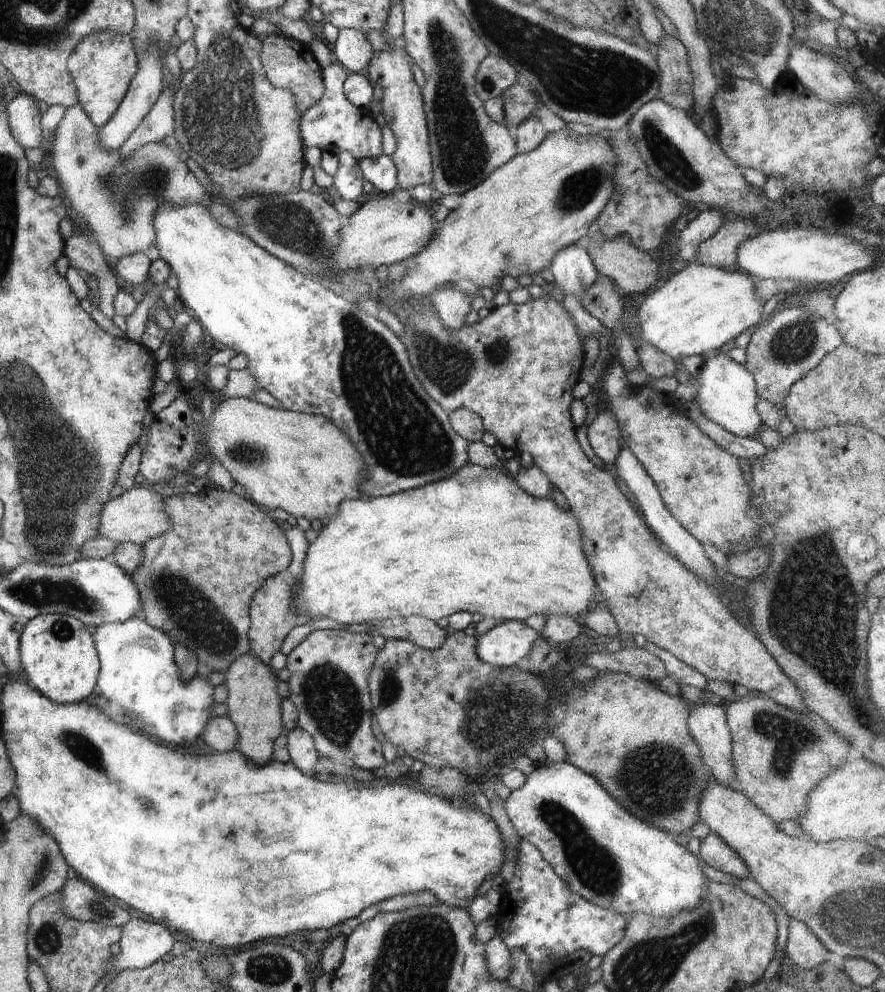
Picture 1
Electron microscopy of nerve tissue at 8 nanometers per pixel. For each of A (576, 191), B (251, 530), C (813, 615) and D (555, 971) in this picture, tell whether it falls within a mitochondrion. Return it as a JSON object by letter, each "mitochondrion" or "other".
{"A":"mitochondrion","B":"other","C":"mitochondrion","D":"other"}

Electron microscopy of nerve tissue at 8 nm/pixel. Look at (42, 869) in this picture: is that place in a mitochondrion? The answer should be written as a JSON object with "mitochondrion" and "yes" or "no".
{"mitochondrion":"yes"}

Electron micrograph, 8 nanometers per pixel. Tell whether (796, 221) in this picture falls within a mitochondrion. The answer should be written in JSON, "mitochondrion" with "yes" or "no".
{"mitochondrion":"no"}

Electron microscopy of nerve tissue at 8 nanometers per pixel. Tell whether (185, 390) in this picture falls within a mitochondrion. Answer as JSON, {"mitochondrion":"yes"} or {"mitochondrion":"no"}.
{"mitochondrion":"no"}

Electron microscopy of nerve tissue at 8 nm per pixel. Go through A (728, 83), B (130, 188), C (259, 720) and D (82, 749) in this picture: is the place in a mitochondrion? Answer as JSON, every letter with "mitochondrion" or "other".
{"A":"other","B":"mitochondrion","C":"other","D":"mitochondrion"}

